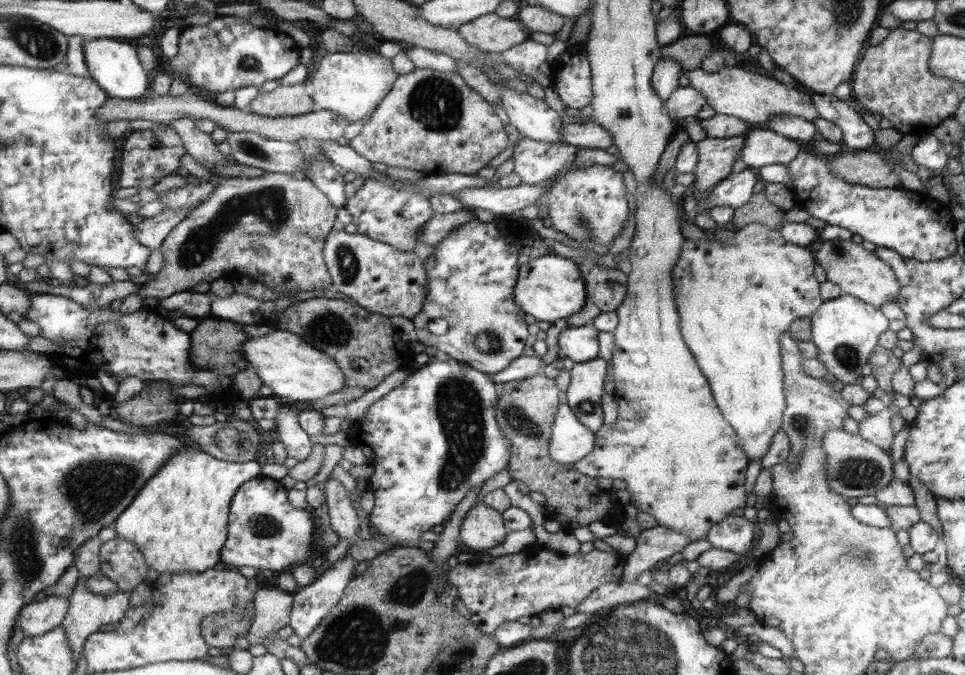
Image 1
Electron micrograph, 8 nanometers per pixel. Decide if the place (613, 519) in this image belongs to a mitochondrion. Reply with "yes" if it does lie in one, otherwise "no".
no

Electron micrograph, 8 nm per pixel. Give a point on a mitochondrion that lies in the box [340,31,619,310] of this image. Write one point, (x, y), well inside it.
(436, 103)

